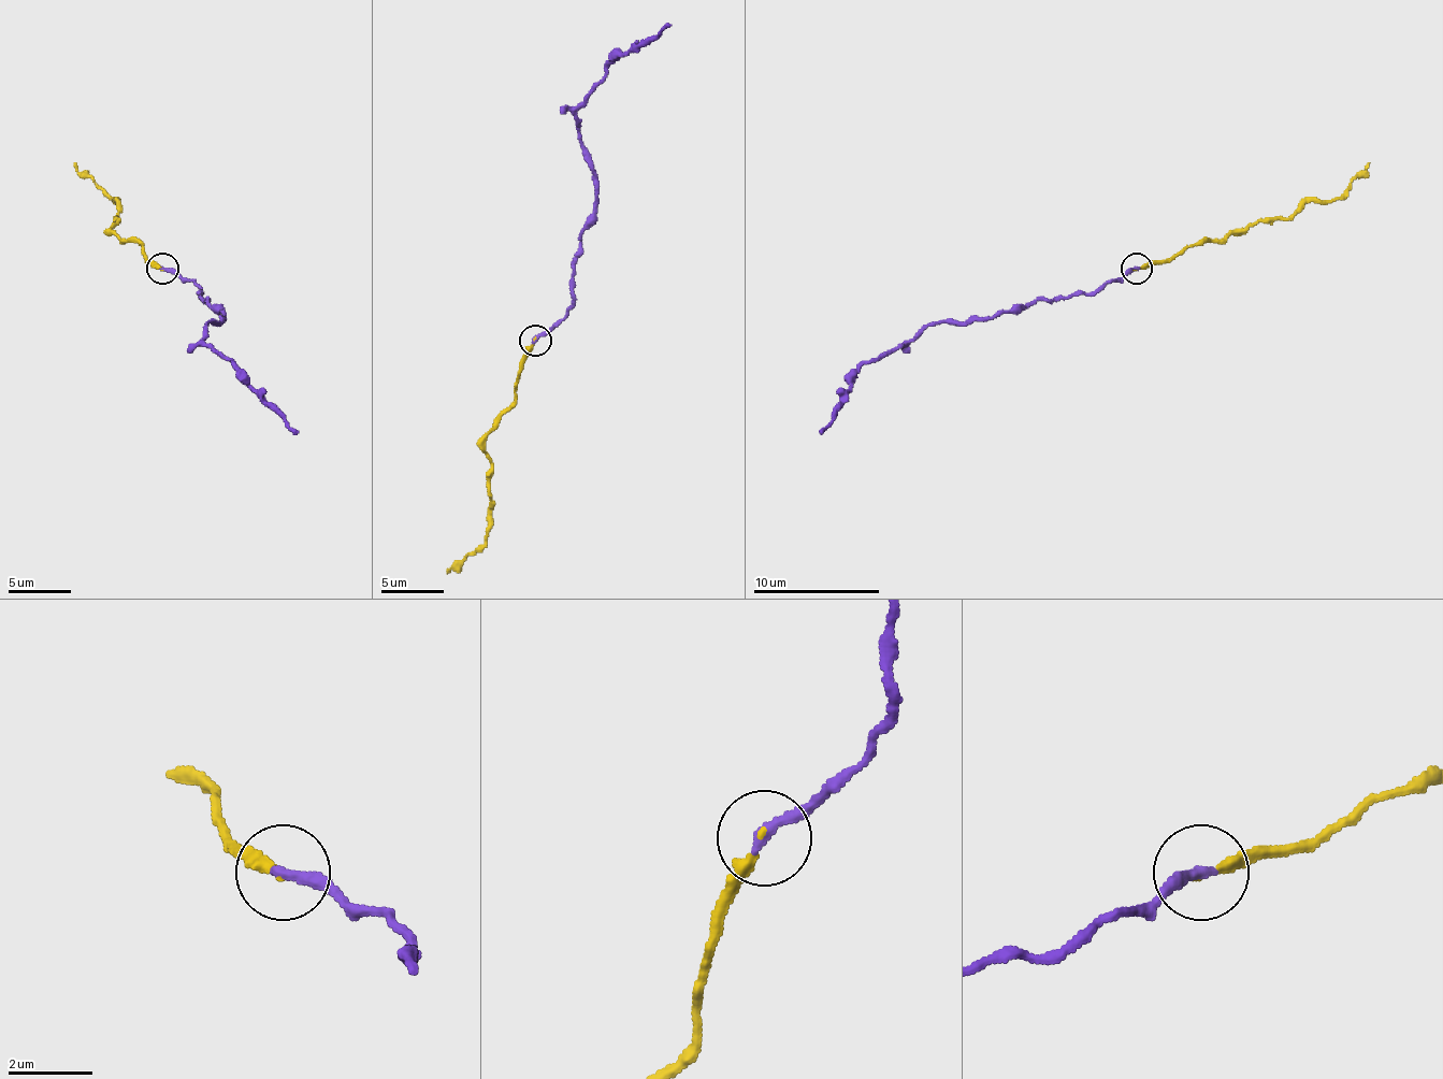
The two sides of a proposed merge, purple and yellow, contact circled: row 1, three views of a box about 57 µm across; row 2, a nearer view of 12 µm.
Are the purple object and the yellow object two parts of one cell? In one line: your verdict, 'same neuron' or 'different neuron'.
same neuron

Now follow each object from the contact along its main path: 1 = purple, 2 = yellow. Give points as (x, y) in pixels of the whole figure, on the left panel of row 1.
1: (163, 268), (198, 286), (198, 292), (222, 315), (211, 321), (204, 340), (235, 365), (299, 431)
2: (163, 271), (141, 245), (126, 242), (113, 230), (119, 220), (116, 201), (75, 163)

